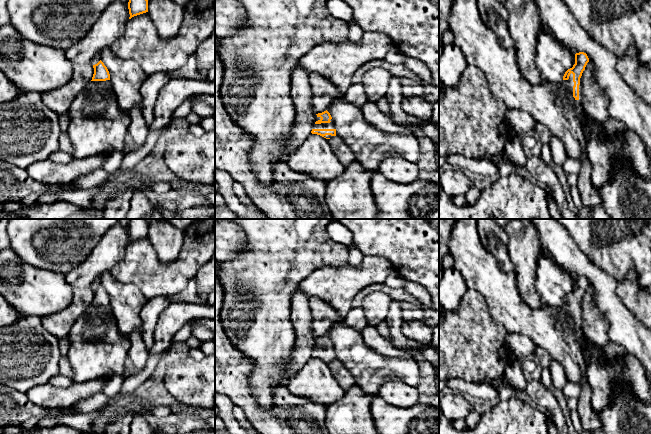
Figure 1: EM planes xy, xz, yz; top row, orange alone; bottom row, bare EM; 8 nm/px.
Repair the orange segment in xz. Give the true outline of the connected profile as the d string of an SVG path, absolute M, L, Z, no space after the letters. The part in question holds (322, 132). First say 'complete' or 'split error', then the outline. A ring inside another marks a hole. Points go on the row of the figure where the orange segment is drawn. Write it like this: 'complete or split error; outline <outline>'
split error; outline M326 110L316 115L317 119L311 133L320 135L326 139L336 136L336 129L330 113Z

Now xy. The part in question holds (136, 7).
complete; outline M129 0L128 9L131 19L134 16L148 12L148 0Z

